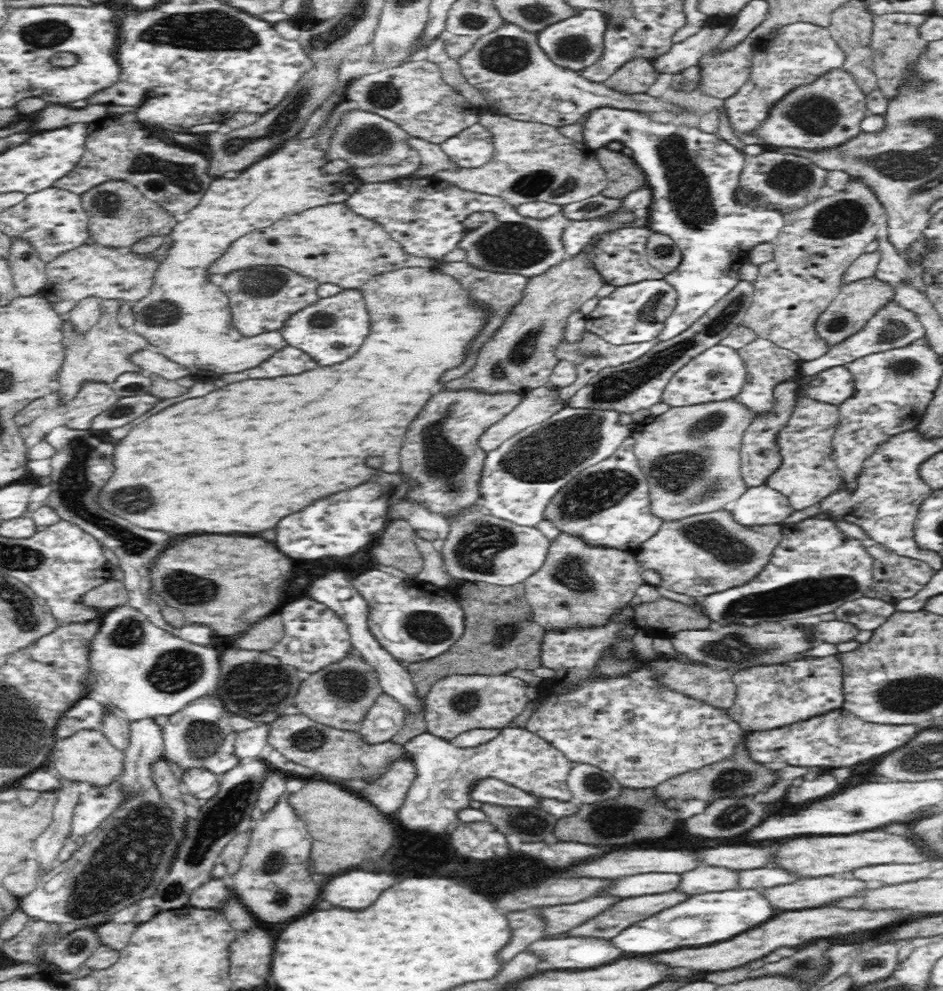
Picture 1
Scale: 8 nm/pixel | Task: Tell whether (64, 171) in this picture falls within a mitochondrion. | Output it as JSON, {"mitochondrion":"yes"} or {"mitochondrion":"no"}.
{"mitochondrion":"no"}

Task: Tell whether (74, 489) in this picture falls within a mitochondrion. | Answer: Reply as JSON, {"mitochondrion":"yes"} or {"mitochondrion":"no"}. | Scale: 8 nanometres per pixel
{"mitochondrion":"yes"}

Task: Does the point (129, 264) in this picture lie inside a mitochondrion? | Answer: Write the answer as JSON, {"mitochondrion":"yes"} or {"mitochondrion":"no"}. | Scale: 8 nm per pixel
{"mitochondrion":"no"}

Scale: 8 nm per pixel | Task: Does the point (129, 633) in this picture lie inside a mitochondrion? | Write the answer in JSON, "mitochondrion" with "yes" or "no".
{"mitochondrion":"yes"}

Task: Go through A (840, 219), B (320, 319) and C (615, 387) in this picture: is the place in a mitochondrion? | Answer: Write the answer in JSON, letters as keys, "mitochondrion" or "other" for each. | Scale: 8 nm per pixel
{"A":"mitochondrion","B":"mitochondrion","C":"mitochondrion"}

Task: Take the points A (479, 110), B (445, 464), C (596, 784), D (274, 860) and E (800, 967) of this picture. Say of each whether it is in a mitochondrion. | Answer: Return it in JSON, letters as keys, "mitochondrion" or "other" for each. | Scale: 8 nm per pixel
{"A":"other","B":"mitochondrion","C":"mitochondrion","D":"mitochondrion","E":"mitochondrion"}

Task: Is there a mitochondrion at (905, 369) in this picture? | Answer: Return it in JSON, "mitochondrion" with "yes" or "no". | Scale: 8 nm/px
{"mitochondrion":"yes"}

